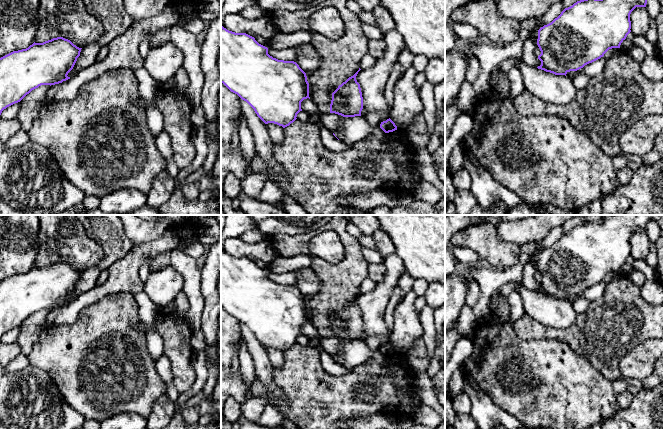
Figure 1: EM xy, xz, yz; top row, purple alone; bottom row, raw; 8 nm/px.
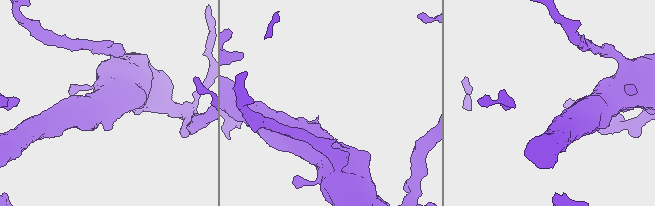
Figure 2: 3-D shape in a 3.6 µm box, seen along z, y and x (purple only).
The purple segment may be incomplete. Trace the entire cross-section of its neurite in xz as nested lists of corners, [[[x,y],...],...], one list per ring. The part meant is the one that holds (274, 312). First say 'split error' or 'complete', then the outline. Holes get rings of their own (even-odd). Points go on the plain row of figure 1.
complete; [[[221,249],[221,307],[246,325],[265,347],[283,352],[302,335],[301,326],[309,321],[306,297],[294,285],[284,285],[268,278],[268,272],[246,257],[235,257]]]

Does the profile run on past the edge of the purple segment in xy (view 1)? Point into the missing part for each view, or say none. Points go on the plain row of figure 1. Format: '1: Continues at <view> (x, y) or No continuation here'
1: No continuation here

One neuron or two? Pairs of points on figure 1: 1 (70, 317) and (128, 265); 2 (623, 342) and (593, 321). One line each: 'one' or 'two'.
1: one
2: one

